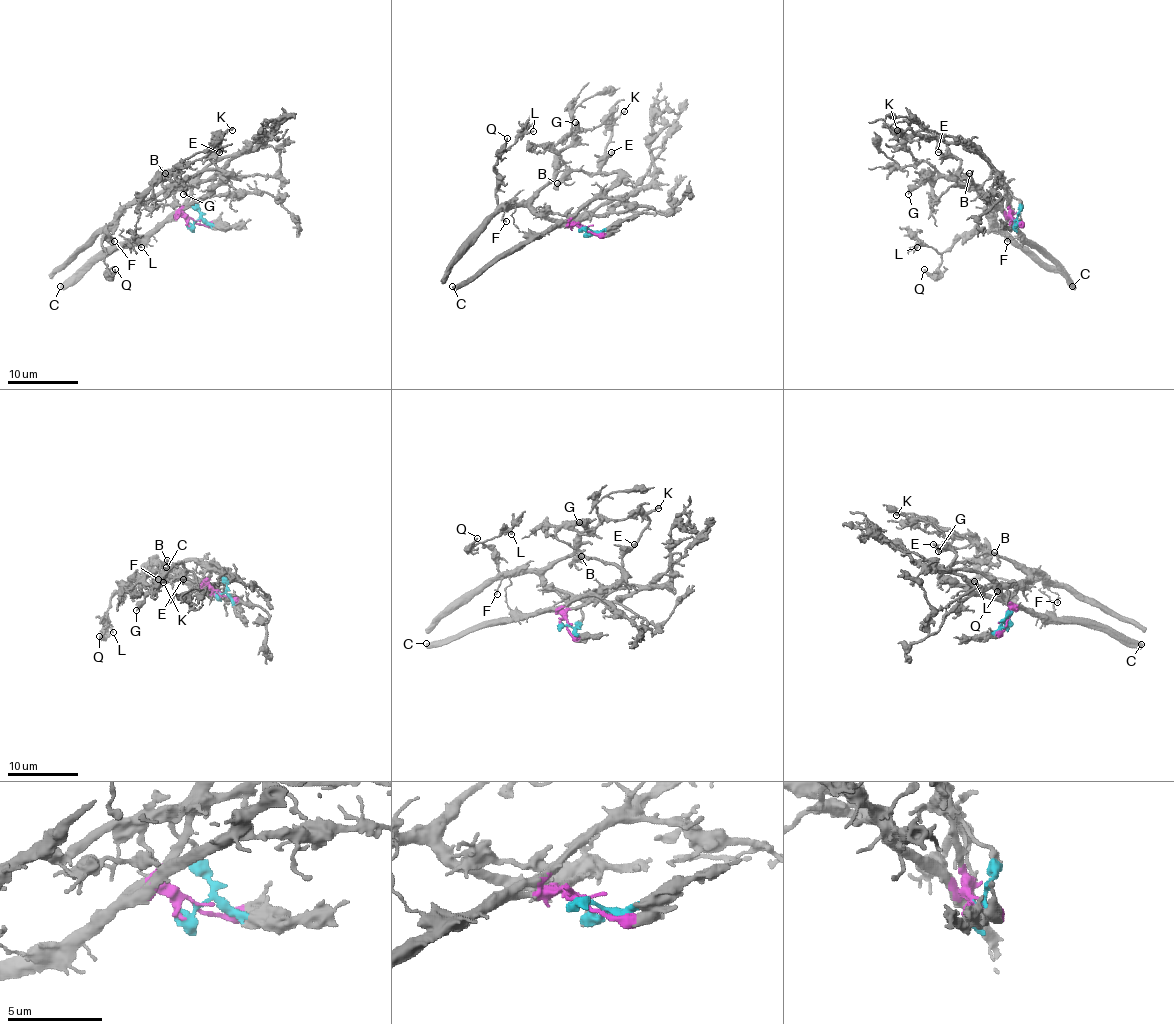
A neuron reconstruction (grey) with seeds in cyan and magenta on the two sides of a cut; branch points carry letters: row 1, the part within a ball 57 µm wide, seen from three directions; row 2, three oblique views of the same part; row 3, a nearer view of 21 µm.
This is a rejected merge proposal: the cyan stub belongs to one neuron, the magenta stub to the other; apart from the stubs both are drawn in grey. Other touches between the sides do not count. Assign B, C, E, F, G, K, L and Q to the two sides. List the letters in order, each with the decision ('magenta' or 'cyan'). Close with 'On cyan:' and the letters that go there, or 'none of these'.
B: magenta
C: magenta
E: magenta
F: cyan
G: cyan
K: magenta
L: cyan
Q: cyan
On cyan: F, G, L, Q

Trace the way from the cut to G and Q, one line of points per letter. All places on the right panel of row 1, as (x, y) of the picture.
G: (1015, 220), (1018, 202), (1008, 190), (999, 202), (992, 201), (958, 178), (920, 181), (907, 194)
Q: (1015, 220), (1016, 199), (1008, 190), (992, 204), (986, 231), (955, 241), (932, 273), (923, 269)

